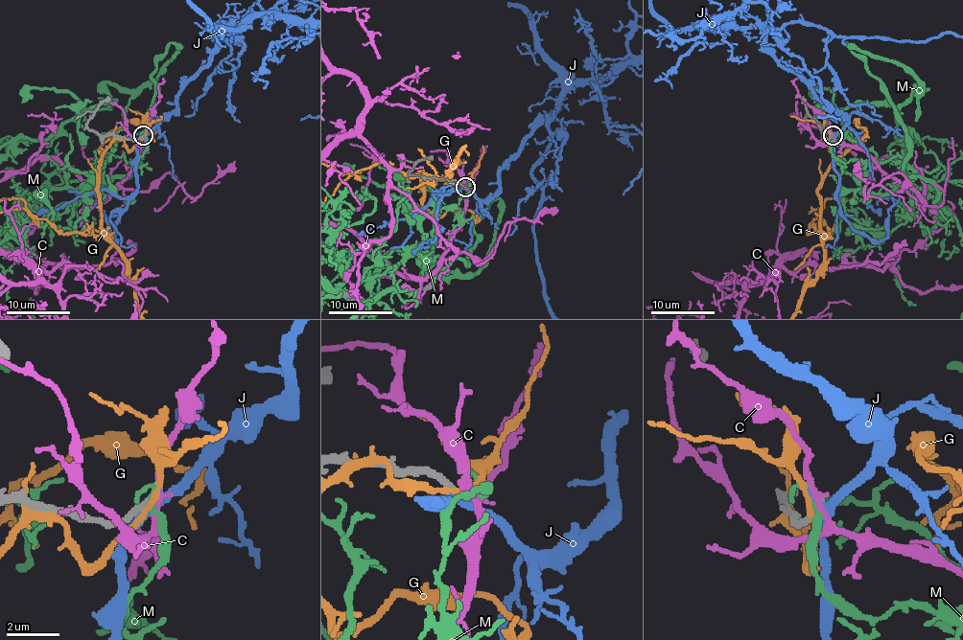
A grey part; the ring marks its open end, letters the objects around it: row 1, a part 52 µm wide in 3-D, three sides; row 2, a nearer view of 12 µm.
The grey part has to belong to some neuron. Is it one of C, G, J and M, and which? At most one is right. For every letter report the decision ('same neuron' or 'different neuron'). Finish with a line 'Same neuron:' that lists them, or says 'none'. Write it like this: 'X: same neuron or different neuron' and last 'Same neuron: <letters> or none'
C: different neuron
G: different neuron
J: different neuron
M: different neuron
Same neuron: none

